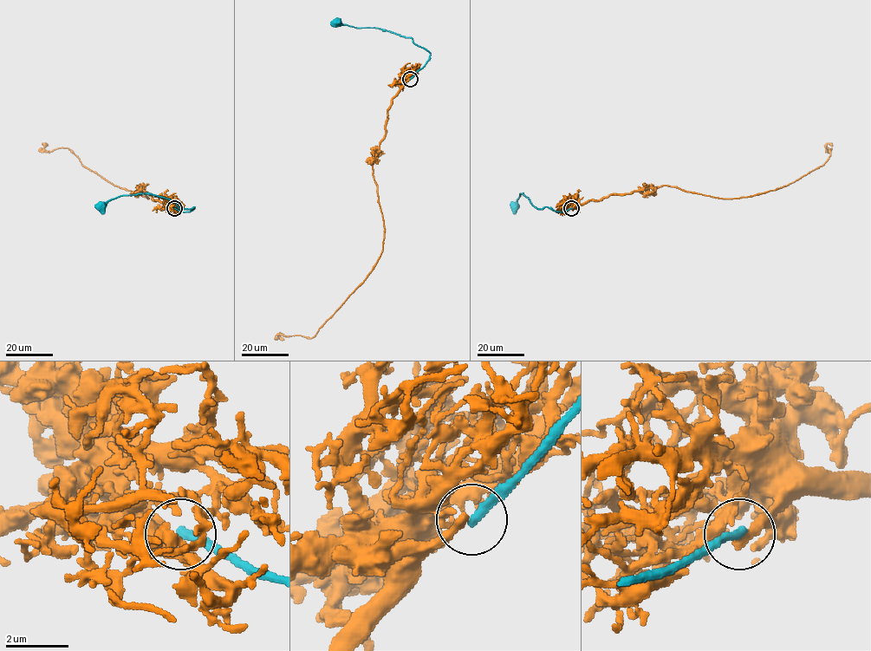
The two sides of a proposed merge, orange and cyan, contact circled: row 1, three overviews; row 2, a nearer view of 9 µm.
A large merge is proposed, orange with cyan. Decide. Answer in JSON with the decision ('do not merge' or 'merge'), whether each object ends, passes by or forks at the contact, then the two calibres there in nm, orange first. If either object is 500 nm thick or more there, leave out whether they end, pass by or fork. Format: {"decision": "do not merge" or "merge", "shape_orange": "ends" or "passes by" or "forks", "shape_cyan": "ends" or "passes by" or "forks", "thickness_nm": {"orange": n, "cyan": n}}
{"decision": "do not merge", "shape_orange": "ends", "shape_cyan": "ends", "thickness_nm": {"orange": 320, "cyan": 320}}

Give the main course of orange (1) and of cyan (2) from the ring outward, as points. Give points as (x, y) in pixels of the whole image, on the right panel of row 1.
1: (571, 208), (669, 185), (719, 198), (750, 197), (817, 168), (830, 154), (826, 145), (832, 145)
2: (571, 208), (562, 211), (545, 206), (536, 209), (521, 193), (514, 205)

